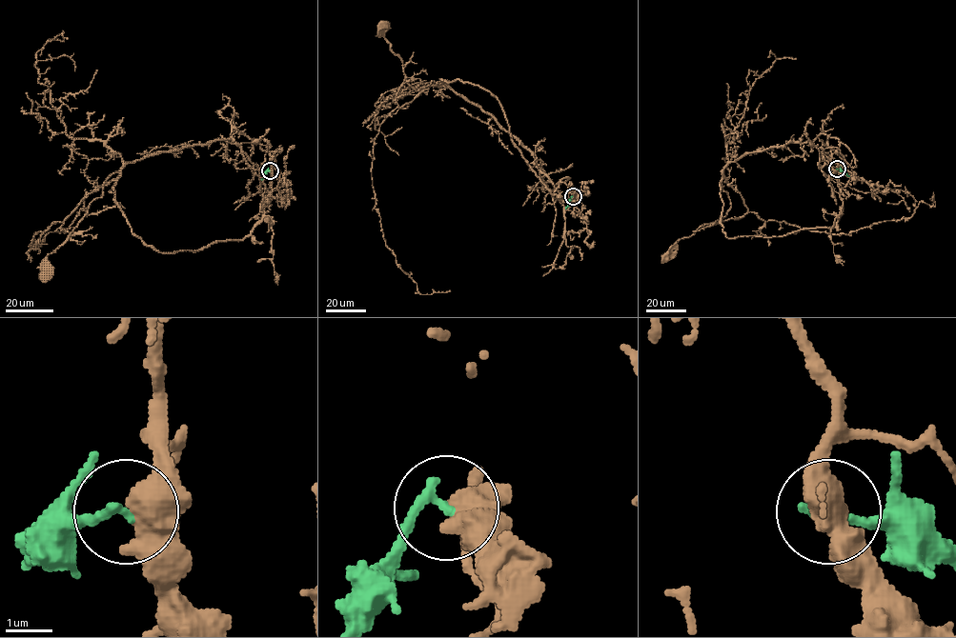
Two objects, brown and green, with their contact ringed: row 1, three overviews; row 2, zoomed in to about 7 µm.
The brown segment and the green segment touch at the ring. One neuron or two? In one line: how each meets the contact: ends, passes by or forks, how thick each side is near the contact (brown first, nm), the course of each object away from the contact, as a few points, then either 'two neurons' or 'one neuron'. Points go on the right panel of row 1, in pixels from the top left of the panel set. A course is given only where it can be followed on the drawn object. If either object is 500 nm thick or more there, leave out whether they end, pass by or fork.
calibres 550 and 240 nm; course brown (837, 169), (838, 192), (810, 143), (749, 151), (723, 170), (726, 215), (681, 238), (665, 255); course green (837, 169), (849, 176); two neurons

